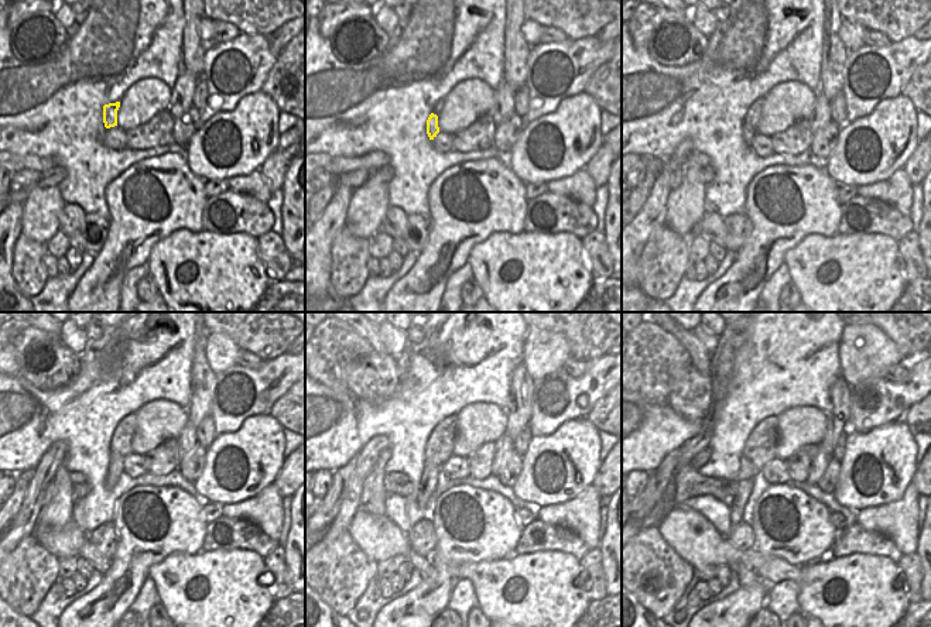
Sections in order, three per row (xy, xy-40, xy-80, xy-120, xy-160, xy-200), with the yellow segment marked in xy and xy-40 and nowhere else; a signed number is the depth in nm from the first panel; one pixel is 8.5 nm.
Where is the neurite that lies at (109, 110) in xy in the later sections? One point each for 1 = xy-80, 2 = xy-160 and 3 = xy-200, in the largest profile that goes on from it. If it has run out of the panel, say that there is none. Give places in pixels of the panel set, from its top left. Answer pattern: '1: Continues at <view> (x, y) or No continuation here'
1: Continues at xy-80 (748, 130)
2: Continues at xy-160 (430, 472)
3: Continues at xy-200 (745, 487)

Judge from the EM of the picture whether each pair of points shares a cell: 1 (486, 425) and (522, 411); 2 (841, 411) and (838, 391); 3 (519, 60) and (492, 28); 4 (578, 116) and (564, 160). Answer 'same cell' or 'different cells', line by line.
1: different cells
2: same cell
3: different cells
4: same cell

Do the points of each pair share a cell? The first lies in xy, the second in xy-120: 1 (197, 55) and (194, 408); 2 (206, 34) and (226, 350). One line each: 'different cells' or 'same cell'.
1: same cell
2: same cell

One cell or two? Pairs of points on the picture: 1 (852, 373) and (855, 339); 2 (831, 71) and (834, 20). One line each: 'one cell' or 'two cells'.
1: one cell
2: one cell

